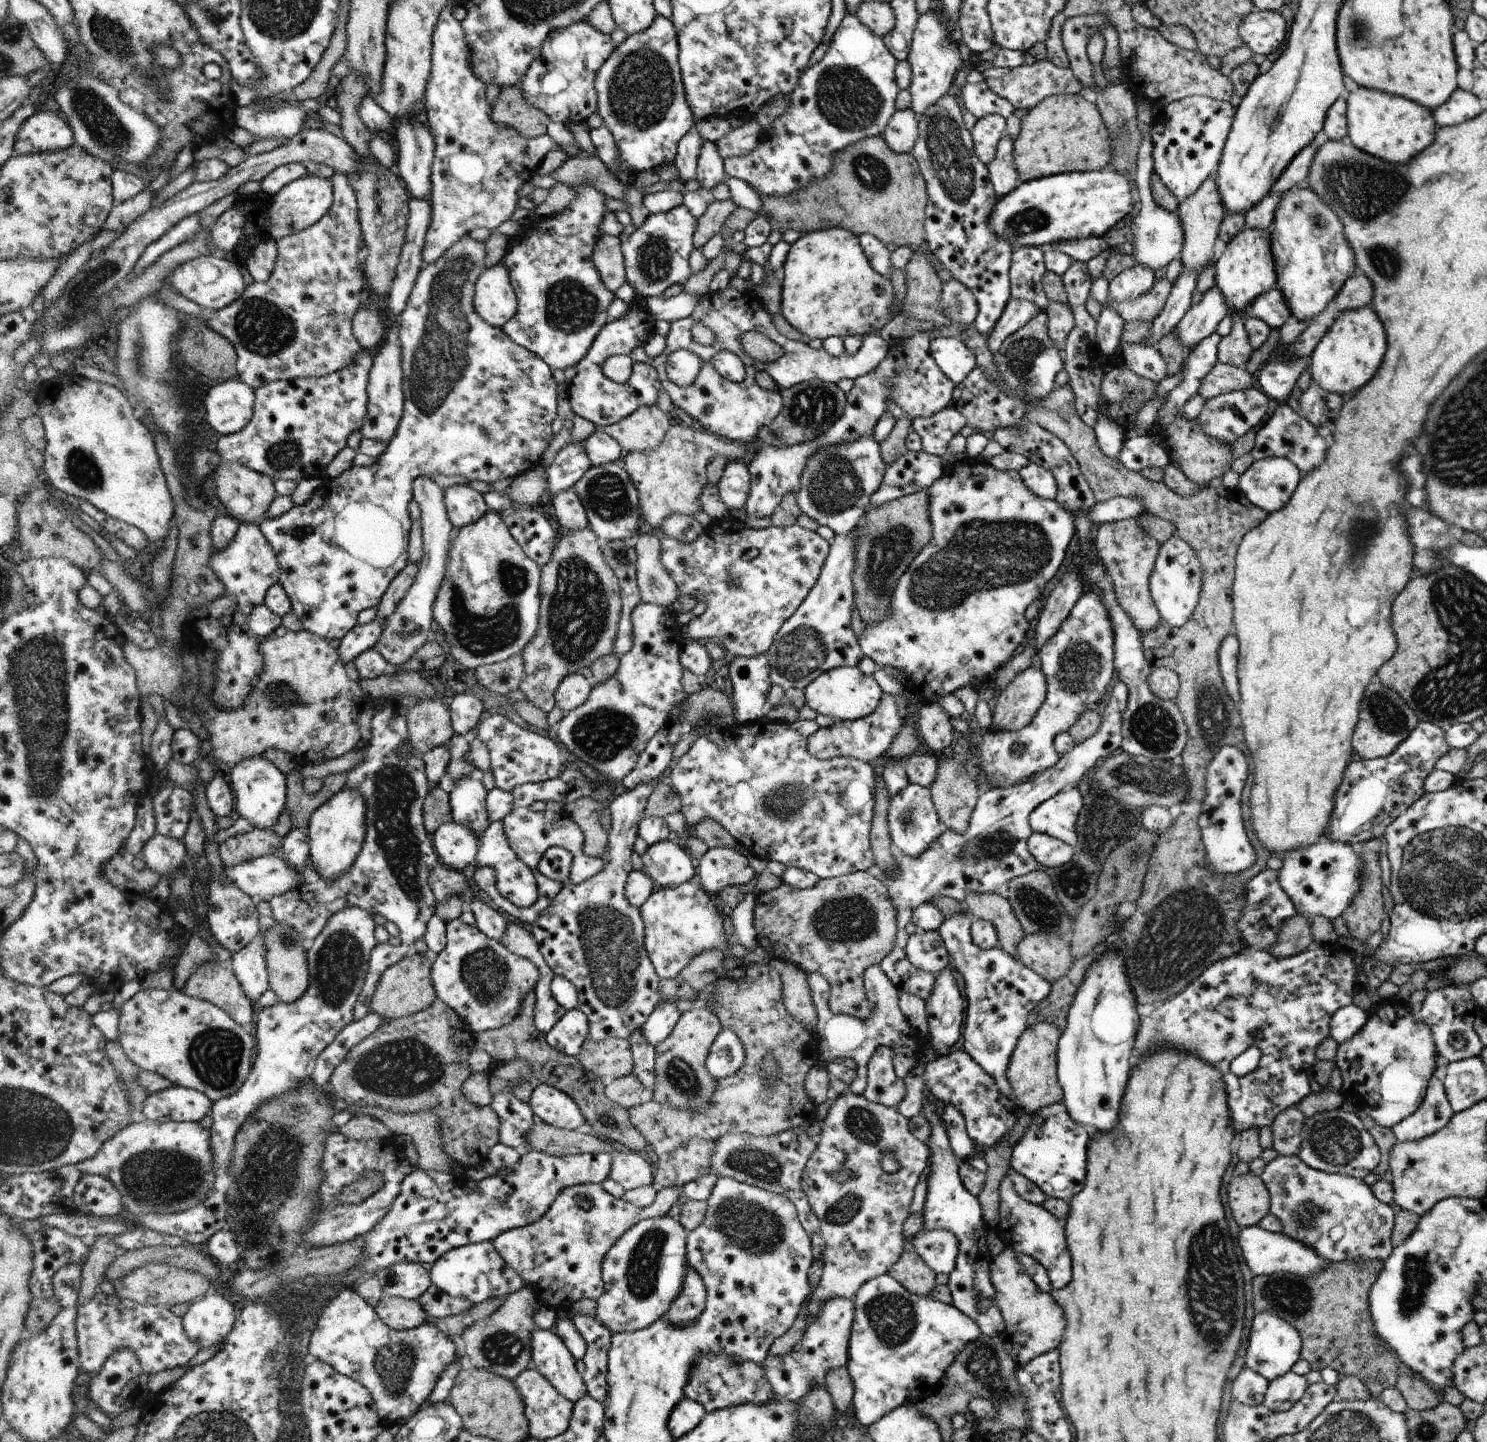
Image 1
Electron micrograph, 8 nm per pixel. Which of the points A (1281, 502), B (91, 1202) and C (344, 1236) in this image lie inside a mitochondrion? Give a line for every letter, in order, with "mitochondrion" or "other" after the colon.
A: other
B: other
C: other

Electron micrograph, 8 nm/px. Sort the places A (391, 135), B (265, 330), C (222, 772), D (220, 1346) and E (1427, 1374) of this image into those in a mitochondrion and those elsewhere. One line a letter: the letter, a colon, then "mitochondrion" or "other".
A: other
B: mitochondrion
C: other
D: other
E: other

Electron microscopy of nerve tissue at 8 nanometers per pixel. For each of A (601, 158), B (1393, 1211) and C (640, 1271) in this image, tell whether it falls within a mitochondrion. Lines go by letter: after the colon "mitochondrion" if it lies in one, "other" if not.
A: other
B: other
C: mitochondrion

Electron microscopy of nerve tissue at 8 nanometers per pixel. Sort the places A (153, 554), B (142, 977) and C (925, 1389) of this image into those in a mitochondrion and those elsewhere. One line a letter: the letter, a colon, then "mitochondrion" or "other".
A: other
B: other
C: other

